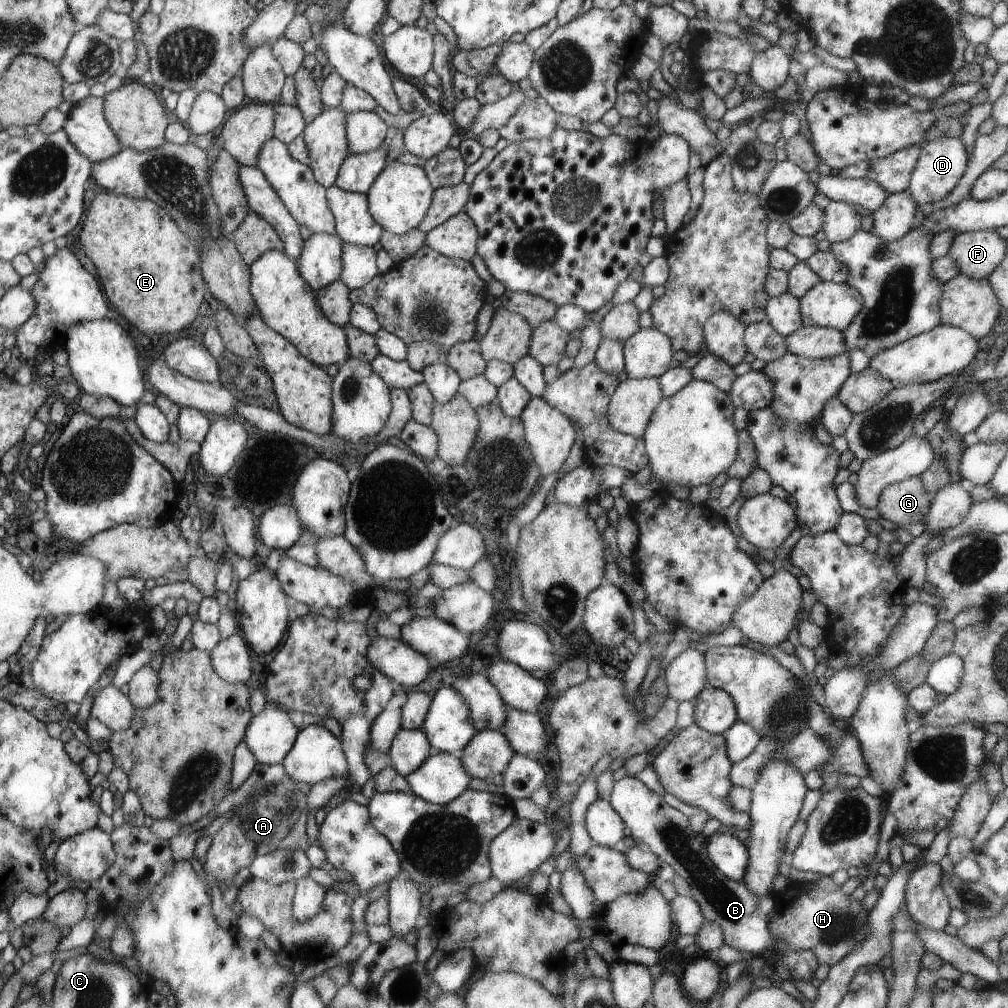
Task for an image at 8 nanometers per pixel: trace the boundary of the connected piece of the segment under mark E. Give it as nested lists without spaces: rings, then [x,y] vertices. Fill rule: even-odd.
[[[111,191],[97,192],[85,212],[80,244],[94,263],[108,304],[112,304],[121,321],[144,334],[178,334],[198,318],[198,308],[206,294],[206,284],[200,276],[200,258],[191,238],[162,207],[146,199],[116,195]]]

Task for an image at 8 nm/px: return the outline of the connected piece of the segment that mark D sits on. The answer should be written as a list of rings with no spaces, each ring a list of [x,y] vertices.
[[[946,136],[944,138],[936,138],[936,140],[931,140],[930,142],[924,142],[921,145],[920,157],[912,172],[907,190],[912,194],[912,198],[916,200],[916,204],[919,206],[938,202],[946,194],[951,194],[952,190],[956,189],[956,184],[964,176],[967,165],[968,154],[960,137]]]

